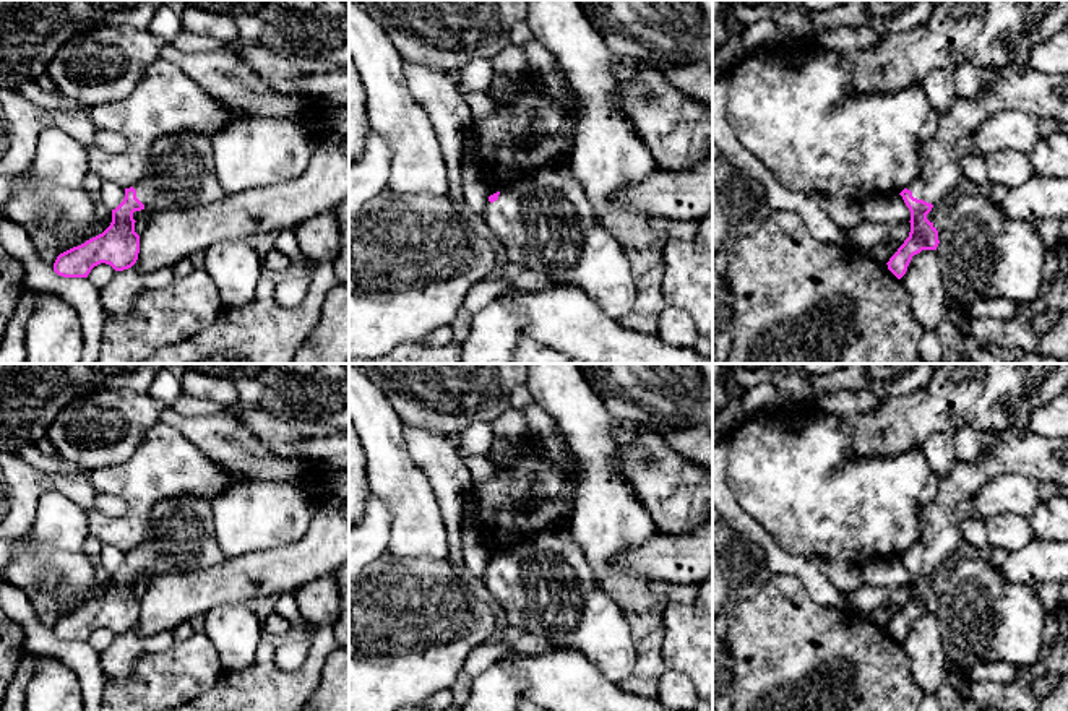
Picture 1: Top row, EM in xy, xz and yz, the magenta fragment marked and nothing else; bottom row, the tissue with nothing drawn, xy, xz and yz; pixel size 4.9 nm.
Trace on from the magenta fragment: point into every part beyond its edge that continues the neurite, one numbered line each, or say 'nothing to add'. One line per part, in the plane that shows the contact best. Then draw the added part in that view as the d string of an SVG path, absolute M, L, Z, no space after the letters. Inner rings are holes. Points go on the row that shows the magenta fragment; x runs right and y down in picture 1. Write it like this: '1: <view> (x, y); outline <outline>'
1: yz (1041, 94); outline M1036 70L1006 71L977 97L958 97L940 117L932 140L919 153L919 177L907 187L912 196L937 205L964 179L961 159L979 154L972 138L979 125L1003 110L1068 123L1068 76Z

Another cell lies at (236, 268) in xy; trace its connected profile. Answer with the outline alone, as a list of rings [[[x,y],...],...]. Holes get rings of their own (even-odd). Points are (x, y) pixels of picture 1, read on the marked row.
[[[221,240],[211,245],[203,268],[214,281],[224,307],[253,302],[265,271],[261,256],[245,240]]]

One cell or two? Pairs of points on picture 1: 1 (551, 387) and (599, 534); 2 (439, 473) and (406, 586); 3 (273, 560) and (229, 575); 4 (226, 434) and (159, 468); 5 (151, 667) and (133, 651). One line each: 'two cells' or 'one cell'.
1: one cell
2: two cells
3: one cell
4: two cells
5: two cells

